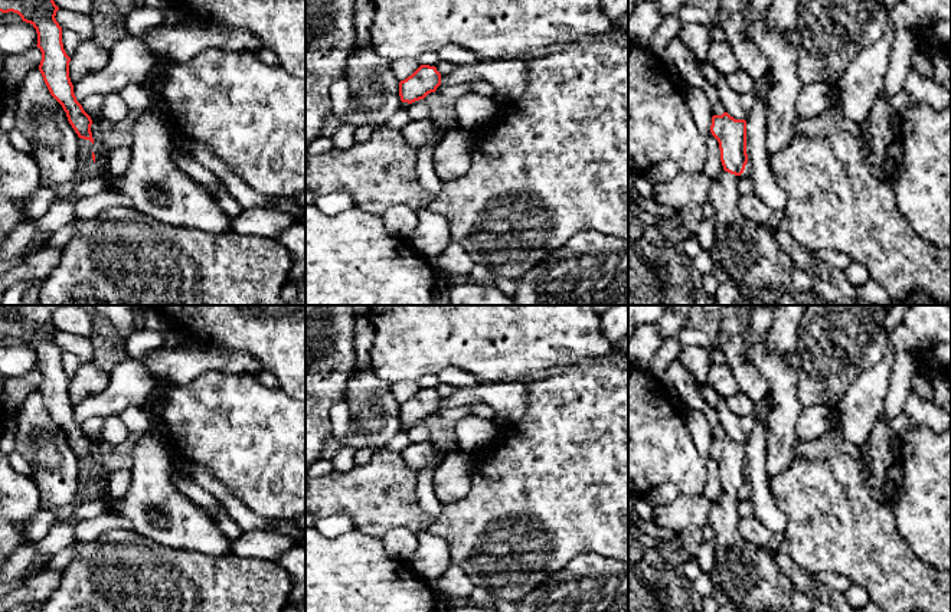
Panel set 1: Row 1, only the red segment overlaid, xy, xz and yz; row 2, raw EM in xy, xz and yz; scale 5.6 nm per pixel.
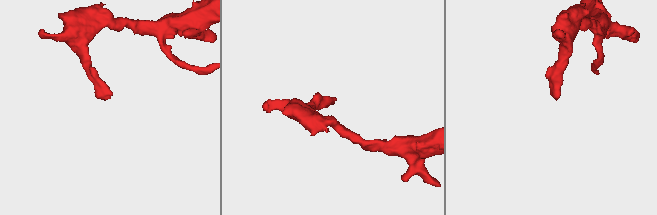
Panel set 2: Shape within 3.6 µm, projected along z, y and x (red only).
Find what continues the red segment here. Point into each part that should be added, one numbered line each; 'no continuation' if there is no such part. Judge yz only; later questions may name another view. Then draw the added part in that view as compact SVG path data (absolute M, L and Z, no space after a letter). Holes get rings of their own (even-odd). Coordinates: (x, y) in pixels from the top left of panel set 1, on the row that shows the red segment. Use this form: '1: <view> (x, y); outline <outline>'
1: yz (751, 268); outline M728 171L712 180L709 202L715 210L715 243L710 256L718 291L713 305L875 305L847 297L837 285L800 269L778 245L775 233L748 219L739 209L738 177Z

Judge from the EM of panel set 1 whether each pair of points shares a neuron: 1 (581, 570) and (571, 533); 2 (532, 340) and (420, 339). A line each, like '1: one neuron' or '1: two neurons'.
1: two neurons
2: one neuron

